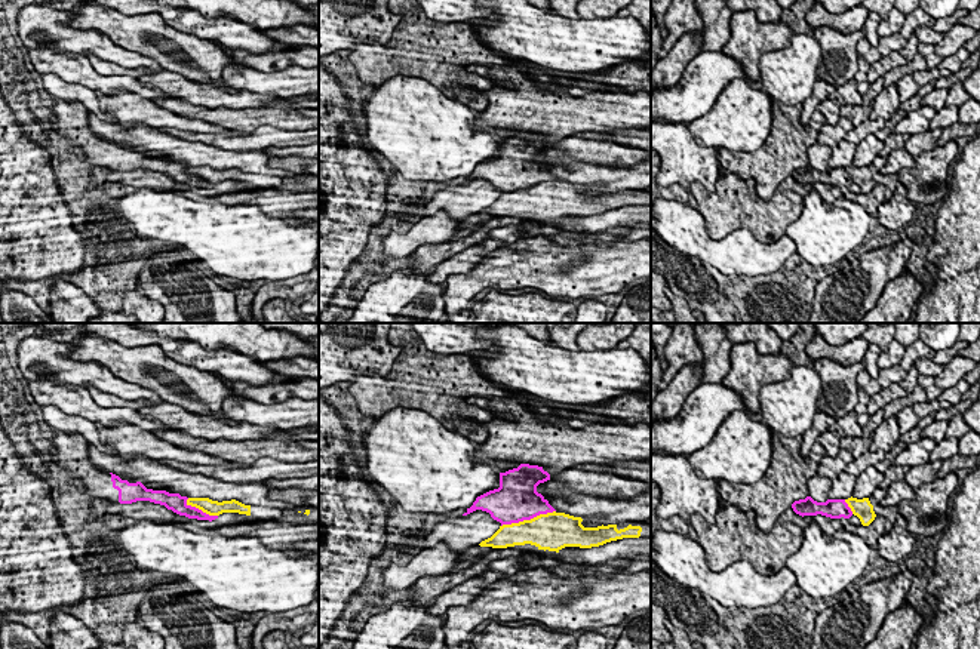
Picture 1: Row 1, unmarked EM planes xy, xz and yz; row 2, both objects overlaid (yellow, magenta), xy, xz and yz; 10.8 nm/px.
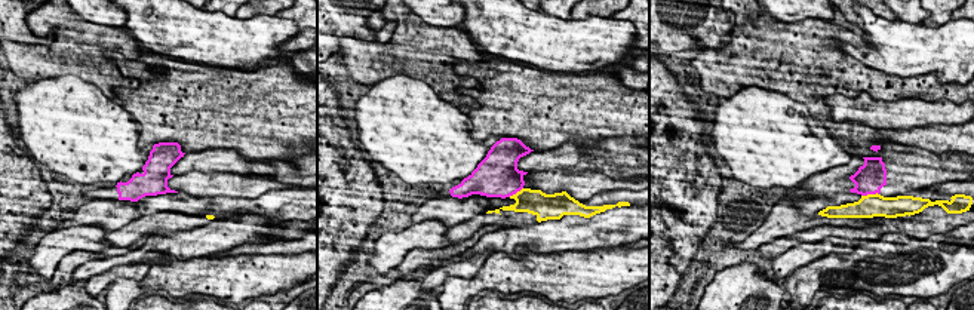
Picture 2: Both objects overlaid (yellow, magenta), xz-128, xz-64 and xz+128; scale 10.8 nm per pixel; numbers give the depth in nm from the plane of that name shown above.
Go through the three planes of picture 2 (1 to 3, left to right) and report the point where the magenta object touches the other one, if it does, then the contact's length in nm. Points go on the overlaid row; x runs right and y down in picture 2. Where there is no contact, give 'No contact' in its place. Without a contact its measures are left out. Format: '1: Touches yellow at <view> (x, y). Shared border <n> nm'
1: No contact
2: Touches yellow at xz-64 (516, 193). Shared border 190 nm
3: Touches yellow at xz+128 (869, 195). Shared border 190 nm

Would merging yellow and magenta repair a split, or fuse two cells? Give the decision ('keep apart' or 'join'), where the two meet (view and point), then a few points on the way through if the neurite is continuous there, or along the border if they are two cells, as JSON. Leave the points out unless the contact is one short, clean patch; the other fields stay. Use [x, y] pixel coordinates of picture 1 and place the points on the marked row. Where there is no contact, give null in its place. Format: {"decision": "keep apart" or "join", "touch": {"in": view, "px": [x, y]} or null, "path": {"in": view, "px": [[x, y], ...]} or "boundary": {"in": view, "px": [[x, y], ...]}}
{"decision": "keep apart", "touch": {"in": "xz", "px": [528, 520]}}

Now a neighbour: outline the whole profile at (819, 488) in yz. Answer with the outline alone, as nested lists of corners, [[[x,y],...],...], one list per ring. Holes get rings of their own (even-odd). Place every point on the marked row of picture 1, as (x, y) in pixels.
[[[814,476],[807,480],[810,496],[817,502],[826,502],[832,489],[832,479]]]

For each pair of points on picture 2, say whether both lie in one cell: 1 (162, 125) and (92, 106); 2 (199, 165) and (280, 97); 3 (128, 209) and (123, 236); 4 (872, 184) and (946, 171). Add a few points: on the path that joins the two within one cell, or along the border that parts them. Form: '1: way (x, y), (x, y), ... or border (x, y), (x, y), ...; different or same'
1: border (110, 97), (140, 123), (138, 146), (143, 149); different
2: border (186, 153), (209, 149), (236, 149), (246, 159); different
3: border (140, 215), (107, 235); different
4: way (890, 174), (896, 171), (928, 171); same

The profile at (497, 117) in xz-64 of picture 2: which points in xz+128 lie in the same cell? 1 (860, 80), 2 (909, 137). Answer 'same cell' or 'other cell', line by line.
1: other cell
2: other cell

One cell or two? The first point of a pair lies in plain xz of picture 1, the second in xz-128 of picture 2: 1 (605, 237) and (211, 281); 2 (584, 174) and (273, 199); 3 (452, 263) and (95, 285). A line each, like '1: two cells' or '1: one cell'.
1: one cell
2: two cells
3: one cell

